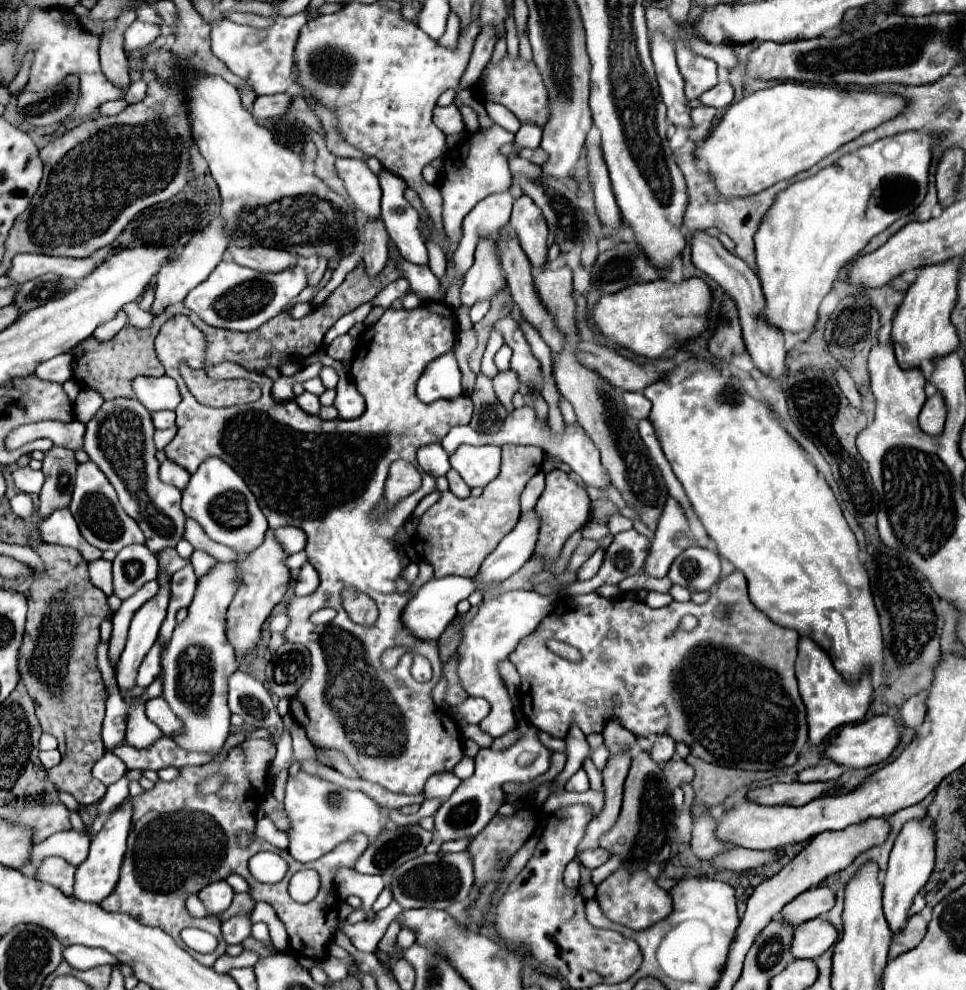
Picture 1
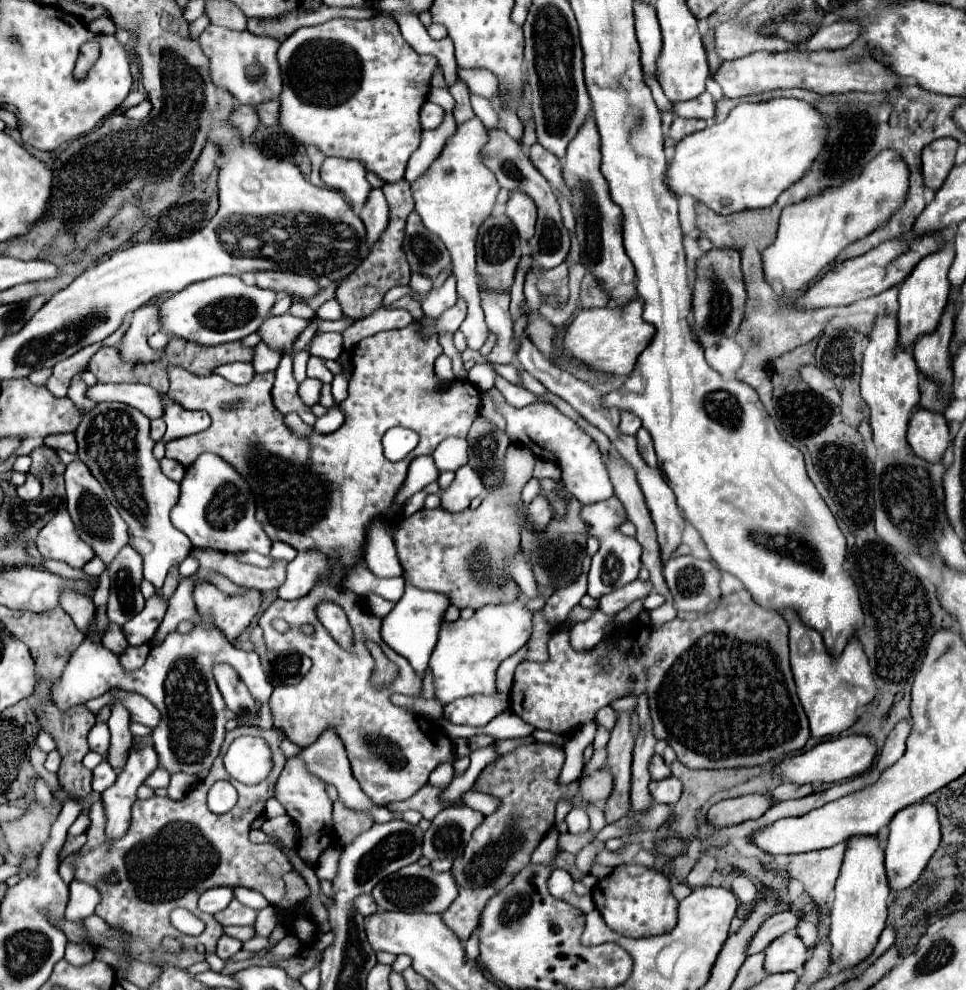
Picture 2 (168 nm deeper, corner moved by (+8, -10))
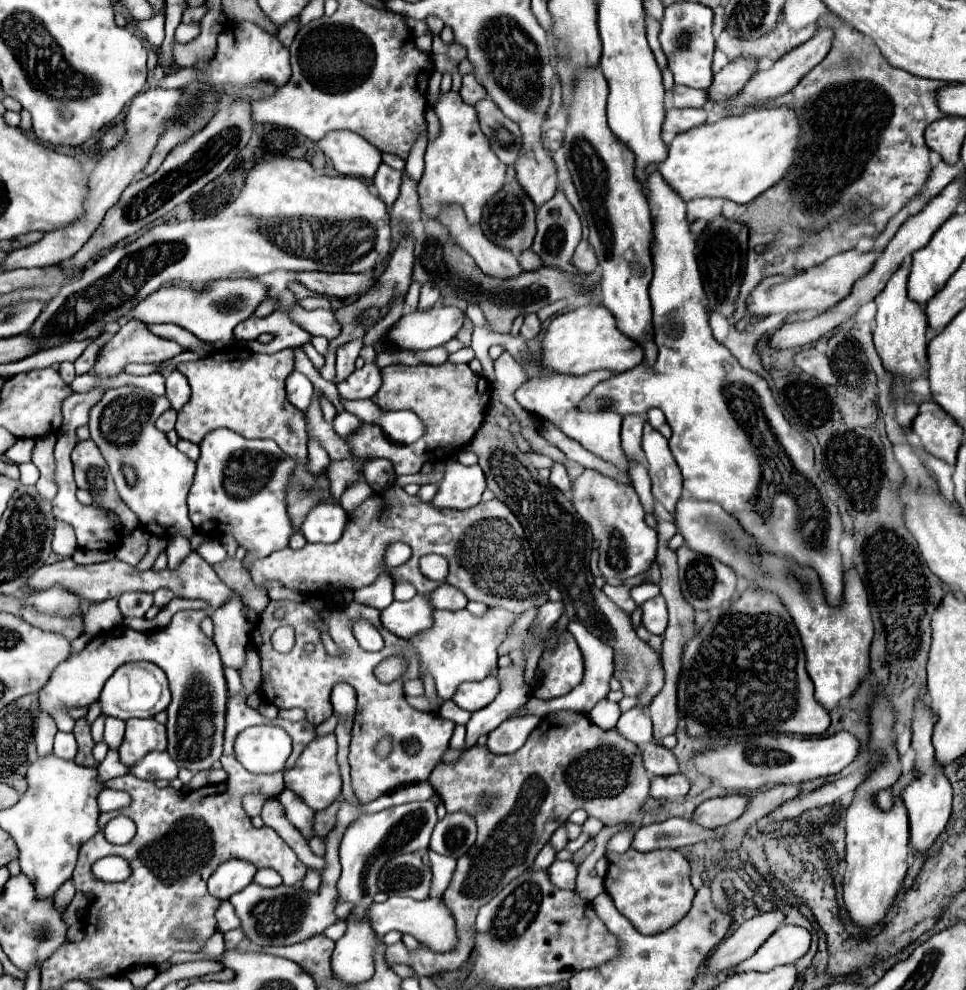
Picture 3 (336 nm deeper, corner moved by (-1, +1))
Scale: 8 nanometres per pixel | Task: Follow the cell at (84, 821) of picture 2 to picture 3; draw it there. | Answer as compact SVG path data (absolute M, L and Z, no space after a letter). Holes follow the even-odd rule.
M103 790L97 796L97 806L101 812L109 812L109 810L117 810L129 804L129 796L125 796L123 792L117 790Z

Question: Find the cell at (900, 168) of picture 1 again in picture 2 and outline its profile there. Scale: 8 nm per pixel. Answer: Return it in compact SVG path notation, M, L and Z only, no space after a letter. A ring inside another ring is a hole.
M888 149L878 153L858 177L844 181L844 185L830 187L816 197L786 207L780 217L776 241L762 253L766 279L780 279L786 293L806 287L846 245L870 235L890 219L894 209L906 199L908 177L902 157Z

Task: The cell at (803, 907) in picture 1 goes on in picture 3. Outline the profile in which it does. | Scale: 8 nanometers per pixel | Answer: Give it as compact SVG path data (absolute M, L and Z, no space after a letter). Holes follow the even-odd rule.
M771 910L743 922L731 938L725 938L709 960L709 972L731 968L757 952L757 948L785 922L781 910Z

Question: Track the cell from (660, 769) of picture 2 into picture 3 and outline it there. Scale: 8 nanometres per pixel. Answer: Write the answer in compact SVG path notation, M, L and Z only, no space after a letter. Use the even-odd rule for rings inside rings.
M649 744L643 750L643 766L651 776L669 776L679 772L675 754L661 744Z

